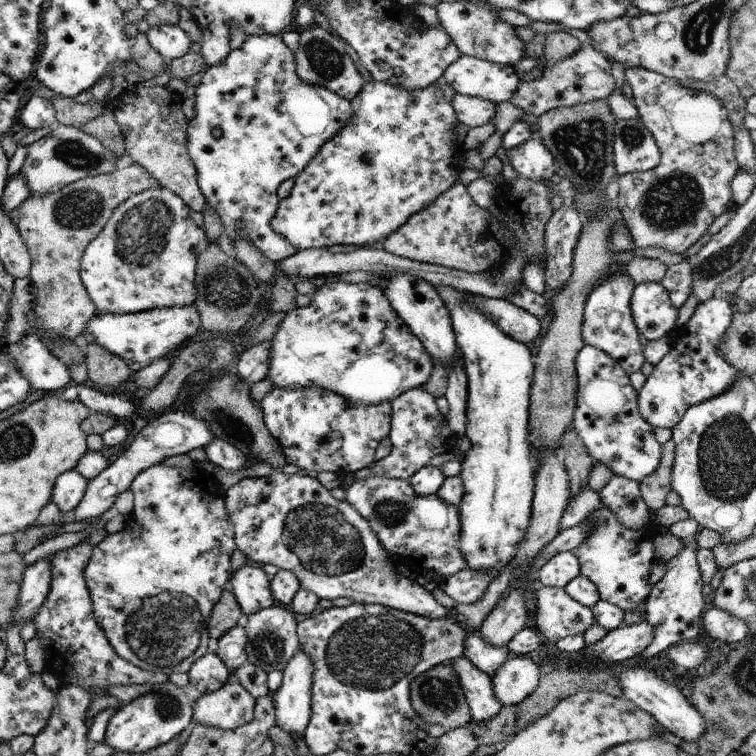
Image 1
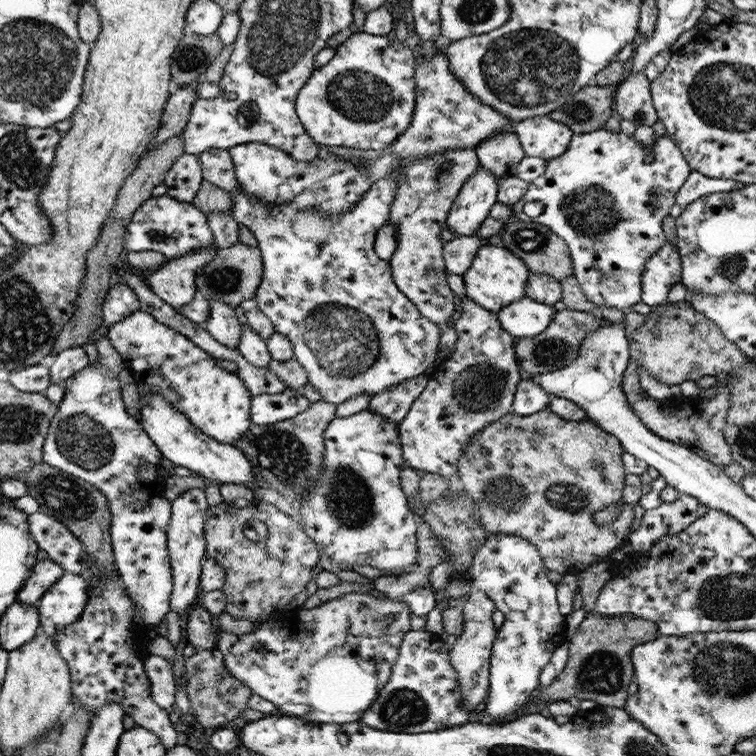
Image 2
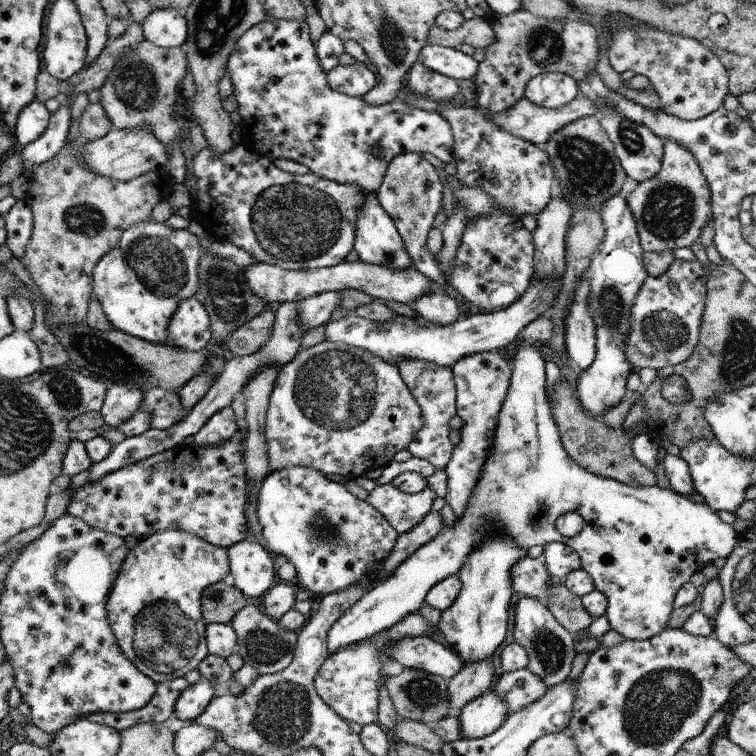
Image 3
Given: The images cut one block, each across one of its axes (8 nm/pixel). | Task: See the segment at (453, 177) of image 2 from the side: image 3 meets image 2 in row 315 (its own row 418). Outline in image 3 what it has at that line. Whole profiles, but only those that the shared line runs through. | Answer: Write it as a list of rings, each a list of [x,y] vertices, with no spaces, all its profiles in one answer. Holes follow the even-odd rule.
[[[414,358],[402,360],[396,366],[402,380],[418,402],[418,406],[422,410],[422,422],[424,422],[424,426],[416,432],[414,440],[410,442],[407,449],[413,457],[427,460],[434,465],[434,468],[445,469],[446,464],[450,462],[455,447],[448,439],[448,434],[450,434],[448,422],[457,415],[453,372],[449,367],[438,366],[438,364],[432,364],[432,362],[426,362],[426,360],[414,360]]]

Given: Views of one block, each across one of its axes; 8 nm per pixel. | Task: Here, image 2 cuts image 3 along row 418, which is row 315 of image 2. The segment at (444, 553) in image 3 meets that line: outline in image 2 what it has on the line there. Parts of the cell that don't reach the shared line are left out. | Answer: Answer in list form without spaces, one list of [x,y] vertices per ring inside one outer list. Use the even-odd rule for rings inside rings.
[[[524,296],[501,308],[497,317],[501,327],[517,340],[544,332],[552,322],[555,311],[553,305]]]

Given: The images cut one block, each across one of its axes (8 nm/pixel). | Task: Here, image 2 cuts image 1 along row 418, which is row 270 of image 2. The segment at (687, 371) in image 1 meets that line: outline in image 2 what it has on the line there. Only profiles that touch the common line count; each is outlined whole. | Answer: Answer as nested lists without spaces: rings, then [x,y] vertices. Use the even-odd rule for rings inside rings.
[[[665,242],[642,273],[641,301],[651,307],[667,302],[670,287],[681,282],[682,262],[677,245]]]

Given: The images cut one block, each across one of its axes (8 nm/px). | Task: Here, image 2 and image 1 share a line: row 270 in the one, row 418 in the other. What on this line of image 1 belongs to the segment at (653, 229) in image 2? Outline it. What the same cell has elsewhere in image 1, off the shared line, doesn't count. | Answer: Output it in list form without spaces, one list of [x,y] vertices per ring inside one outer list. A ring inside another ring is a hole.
[[[585,345],[578,352],[576,373],[578,394],[572,429],[574,434],[584,442],[588,456],[593,461],[606,464],[612,470],[613,476],[624,476],[638,483],[645,480],[658,469],[662,459],[662,446],[655,438],[653,427],[640,416],[638,392],[631,386],[629,375],[606,352],[591,345]]]

